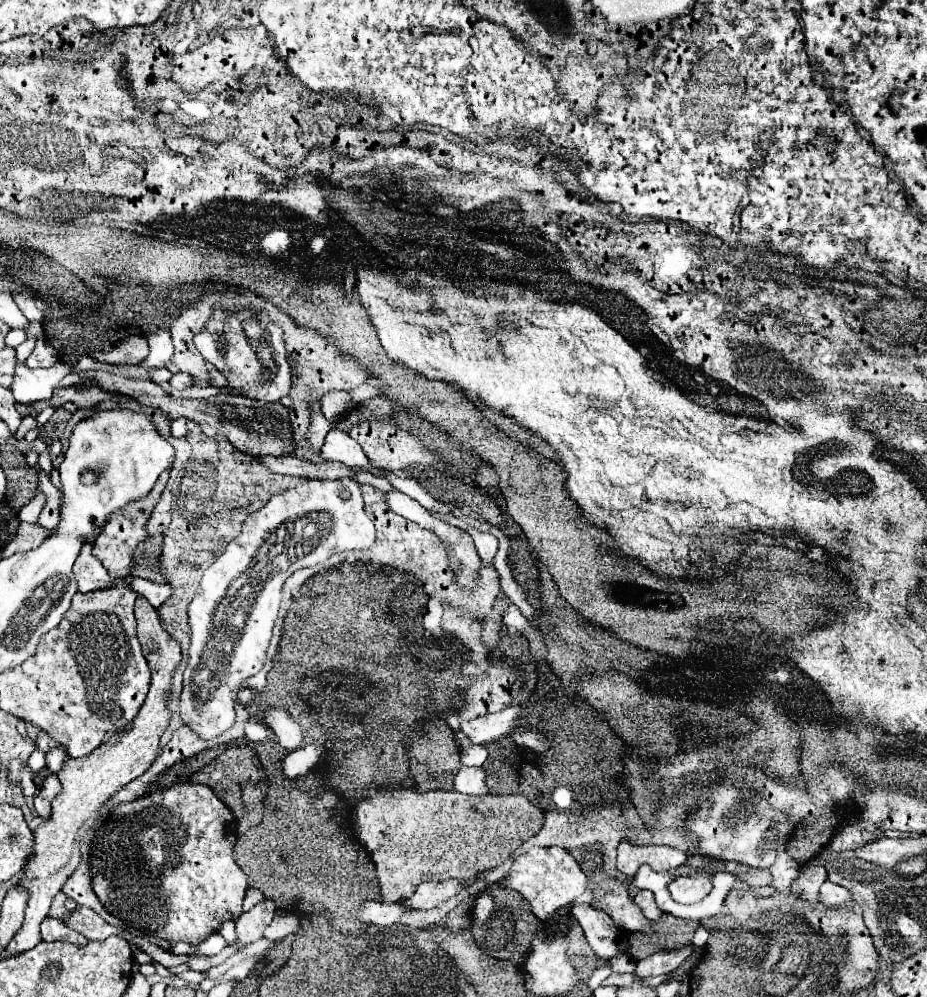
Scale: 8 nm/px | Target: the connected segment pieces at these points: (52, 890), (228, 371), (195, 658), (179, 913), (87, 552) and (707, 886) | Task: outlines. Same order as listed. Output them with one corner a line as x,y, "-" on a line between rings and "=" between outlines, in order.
137,597
135,603
135,619
137,619
137,639
141,643
143,655
151,667
151,689
147,693
147,699
143,707
139,709
137,717
133,719
133,725
125,733
117,733
111,737
111,741
101,743
91,755
81,759
67,759
63,767
57,771
57,777
63,785
63,793
59,793
51,803
51,815
47,821
43,821
35,831
35,845
33,853
27,859
25,865
25,879
19,881
19,885
29,893
29,901
25,907
25,919
21,929
15,933
15,937
9,941
5,949
5,957
15,957
19,953
25,953
35,947
35,943
41,941
39,925
47,917
47,911
51,907
53,897
61,891
67,877
75,871
79,863
79,835
81,831
93,823
99,807
123,785
143,775
149,765
155,761
159,753
159,739
163,731
169,725
169,697
171,697
171,679
181,663
181,647
177,639
167,635
167,631
161,627
161,617
157,611
149,605
145,597
=
213,307
205,329
193,337
201,355
217,367
227,379
225,389
231,395
245,395
259,401
279,401
291,389
291,371
285,359
283,331
263,309
243,309
237,313
=
313,479
311,483
299,483
275,493
263,509
251,513
243,523
241,535
231,541
225,553
205,571
197,595
189,605
189,625
193,637
189,663
183,675
183,723
189,725
203,739
213,739
227,731
235,721
233,705
237,703
237,693
243,687
243,681
257,675
265,663
265,651
271,641
271,631
281,605
281,591
285,581
297,569
317,565
339,549
347,549
349,545
349,549
357,549
357,545
369,547
373,545
373,541
375,527
363,511
361,485
355,479
=
175,783
163,791
149,793
141,799
135,799
131,803
121,803
115,809
111,809
109,817
99,825
95,831
95,837
91,841
91,855
89,855
89,867
91,867
91,885
97,895
97,899
103,903
103,907
117,919
121,919
127,927
133,927
137,931
145,931
149,935
157,935
169,943
177,941
195,941
201,937
207,937
215,933
225,921
235,921
241,915
243,899
247,893
247,875
241,871
241,867
233,859
233,845
237,841
235,833
235,817
229,811
229,807
215,797
211,787
207,785
191,785
191,783
=
85,543
79,553
79,559
73,565
75,583
81,593
89,593
99,587
107,587
107,583
111,581
111,579
107,579
107,569
93,557
91,549
93,549
93,545
=
693,873
669,883
669,893
677,903
697,903
711,891
711,885
713,873

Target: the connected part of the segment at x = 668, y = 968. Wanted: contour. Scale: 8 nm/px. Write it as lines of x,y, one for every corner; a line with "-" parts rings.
683,945
673,951
657,951
645,959
637,961
635,975
655,977
655,975
669,974
671,971
675,971
691,953
693,953
691,945

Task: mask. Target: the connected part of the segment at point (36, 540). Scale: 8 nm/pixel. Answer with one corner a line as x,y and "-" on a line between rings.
21,523
19,531
15,535
15,539
1,551
5,553
5,557
11,557
17,551
31,551
37,549
47,537
47,529
43,529
41,525
29,525
29,523

